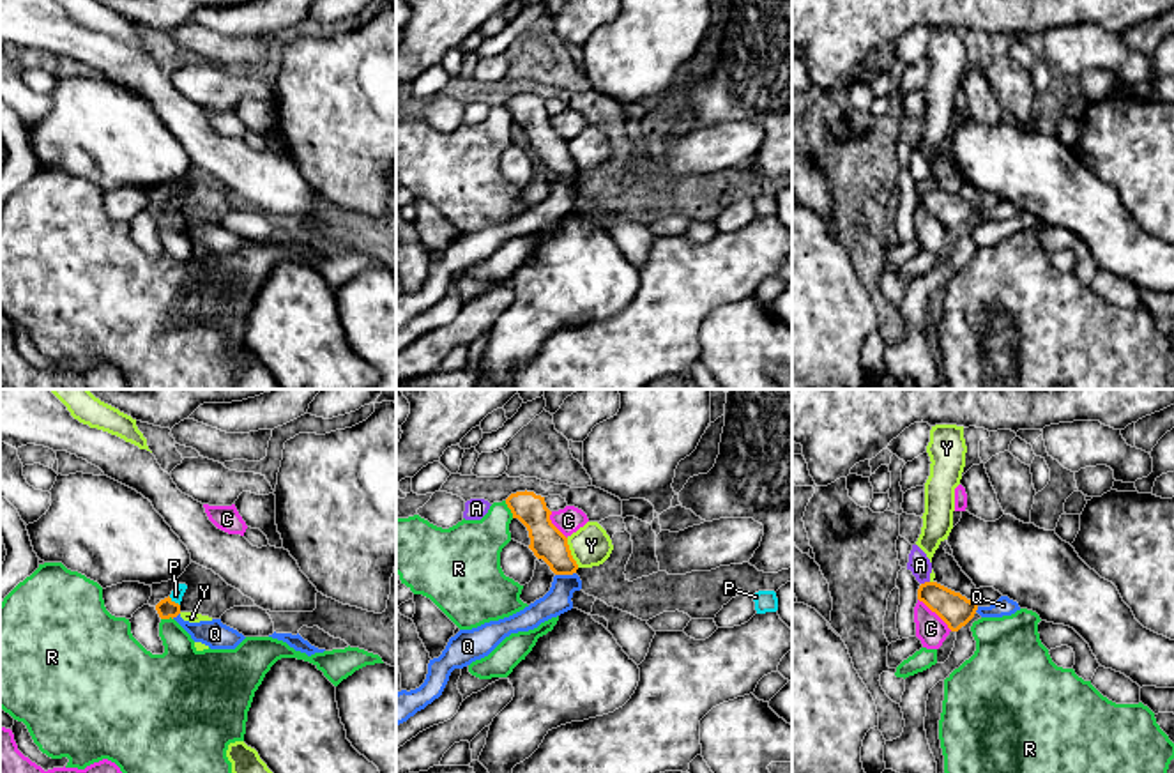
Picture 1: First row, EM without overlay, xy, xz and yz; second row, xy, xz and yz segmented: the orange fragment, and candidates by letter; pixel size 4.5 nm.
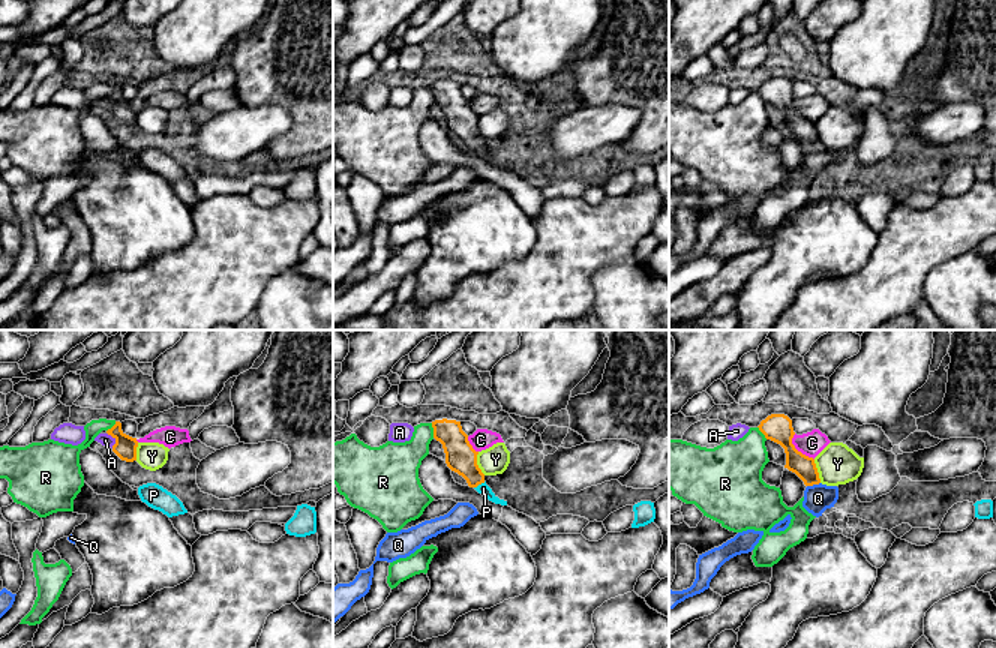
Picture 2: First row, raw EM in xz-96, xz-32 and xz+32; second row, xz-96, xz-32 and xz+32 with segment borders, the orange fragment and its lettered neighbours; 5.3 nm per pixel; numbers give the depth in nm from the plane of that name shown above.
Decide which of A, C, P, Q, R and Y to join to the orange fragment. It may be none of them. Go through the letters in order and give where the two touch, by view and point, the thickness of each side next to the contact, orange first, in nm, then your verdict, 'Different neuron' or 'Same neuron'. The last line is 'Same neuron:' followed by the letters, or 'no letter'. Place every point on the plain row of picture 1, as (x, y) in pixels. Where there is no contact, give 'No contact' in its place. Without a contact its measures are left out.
A: Touches orange at yz (925, 186). Thickness 150 nm (orange) against 100 nm. Different neuron
C: Touches orange at yz (936, 216). Thickness 150 nm (orange) against 140 nm. Different neuron
P: Touches orange at xy (174, 206). Thickness 90 nm (orange) against 50 nm. Same neuron
Q: Touches orange at xz (564, 177). Thickness 160 nm (orange) against 120 nm. Different neuron
R: Touches orange at xz (510, 112). Thickness 160 nm (orange) against 260 nm. Different neuron
Y: Touches orange at xz (570, 156). Thickness 160 nm (orange) against 180 nm. Different neuron
Same neuron: P

